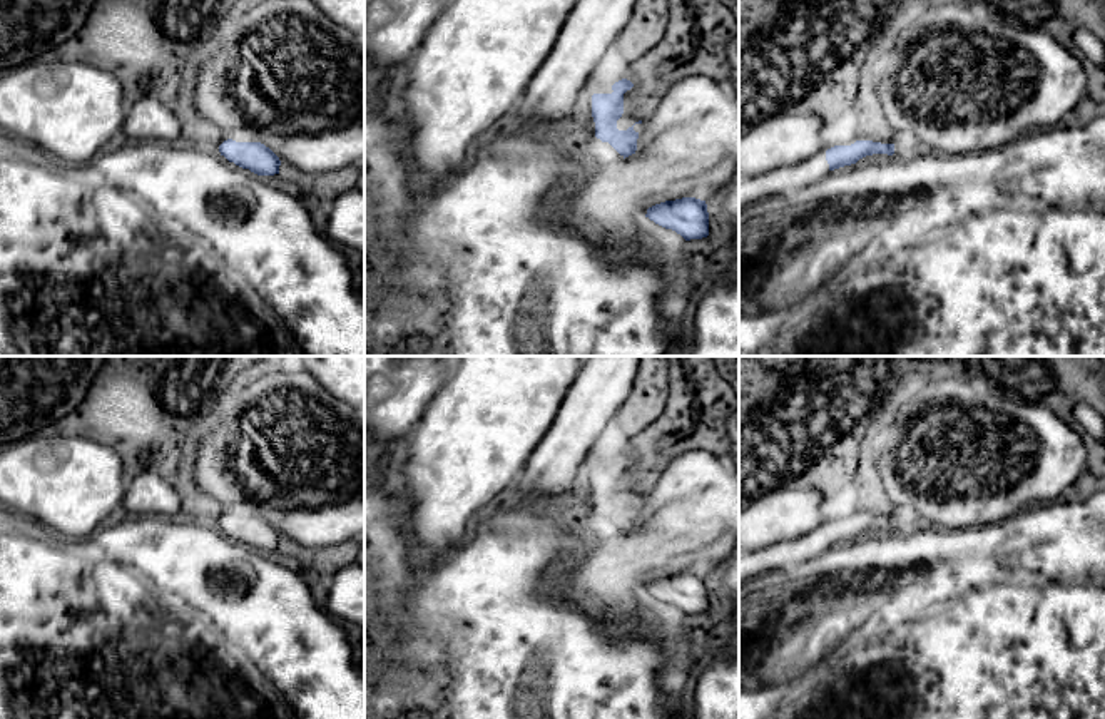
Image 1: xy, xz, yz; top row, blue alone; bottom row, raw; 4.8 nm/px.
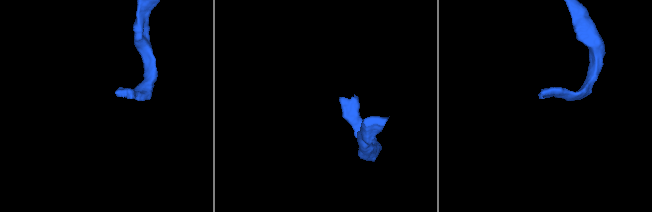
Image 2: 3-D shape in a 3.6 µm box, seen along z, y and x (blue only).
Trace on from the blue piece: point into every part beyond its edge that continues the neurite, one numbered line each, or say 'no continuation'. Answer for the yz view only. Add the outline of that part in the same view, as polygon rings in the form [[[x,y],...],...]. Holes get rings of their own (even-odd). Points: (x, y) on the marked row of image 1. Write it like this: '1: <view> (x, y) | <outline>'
1: yz (788, 179) | [[[826,150],[762,176],[739,177],[739,211],[771,196],[791,196],[801,187],[829,174]]]

